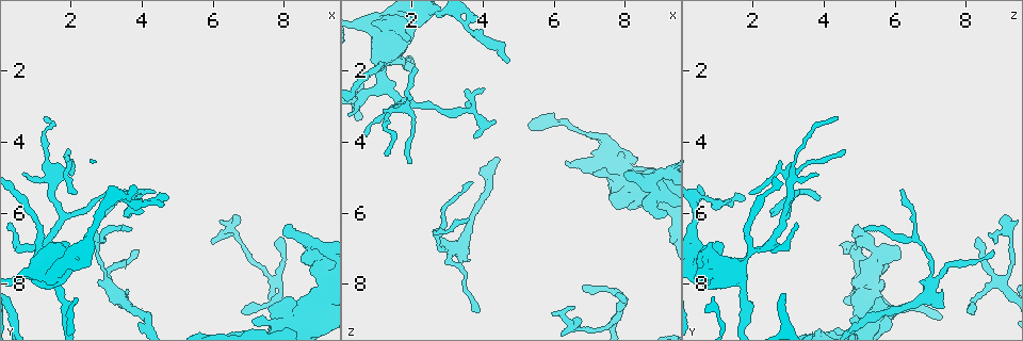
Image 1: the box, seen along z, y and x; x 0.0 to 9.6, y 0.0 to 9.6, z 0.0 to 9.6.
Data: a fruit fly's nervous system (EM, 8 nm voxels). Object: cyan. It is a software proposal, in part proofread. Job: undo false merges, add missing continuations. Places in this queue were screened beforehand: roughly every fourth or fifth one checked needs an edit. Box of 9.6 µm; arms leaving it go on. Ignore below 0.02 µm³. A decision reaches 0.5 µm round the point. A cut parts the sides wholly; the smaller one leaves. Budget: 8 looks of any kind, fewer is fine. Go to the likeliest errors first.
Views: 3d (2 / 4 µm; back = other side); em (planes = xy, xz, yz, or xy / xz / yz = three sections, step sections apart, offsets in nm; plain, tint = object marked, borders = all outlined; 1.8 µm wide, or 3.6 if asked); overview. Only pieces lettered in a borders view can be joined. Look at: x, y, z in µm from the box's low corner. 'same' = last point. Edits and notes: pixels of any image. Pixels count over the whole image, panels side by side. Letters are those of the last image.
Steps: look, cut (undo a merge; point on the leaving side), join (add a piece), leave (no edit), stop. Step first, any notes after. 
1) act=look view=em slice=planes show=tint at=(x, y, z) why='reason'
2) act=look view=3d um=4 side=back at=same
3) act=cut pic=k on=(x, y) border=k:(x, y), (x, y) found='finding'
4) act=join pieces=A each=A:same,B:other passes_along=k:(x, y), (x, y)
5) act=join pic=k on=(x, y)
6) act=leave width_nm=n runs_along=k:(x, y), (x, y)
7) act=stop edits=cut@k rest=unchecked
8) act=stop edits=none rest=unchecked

act=look view=em slice=planes show=borders at=(7.70, 6.80, 8.35) why='branch stops here'

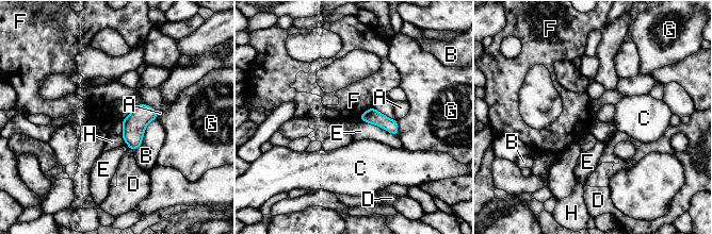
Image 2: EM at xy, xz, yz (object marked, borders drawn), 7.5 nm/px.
act=leave each=A:other,B:other,C:other,D:other,E:other,F:other,G:other,H:other border=2:(371, 106), (357, 117) found='none of them fits'

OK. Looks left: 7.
act=look view=em slice=xy step=8 show=borders at=(3.85, 7.00, 8.70) why='thin end'

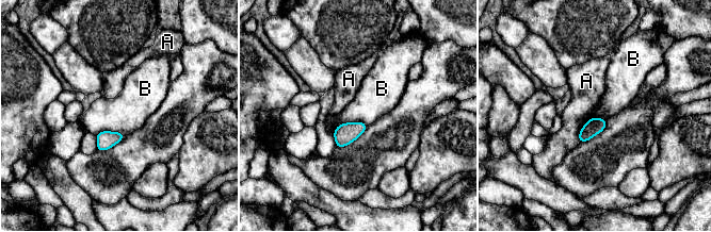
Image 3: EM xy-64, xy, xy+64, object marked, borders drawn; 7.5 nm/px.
act=leave longest_contact=B:240nm each=A:other,B:other border=3:(367, 125), (345, 121), (335, 128) found='no lettered piece goes on from it'

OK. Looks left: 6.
act=look view=3d um=4 at=(0.70, 4.95, 3.75) why='tapers out'

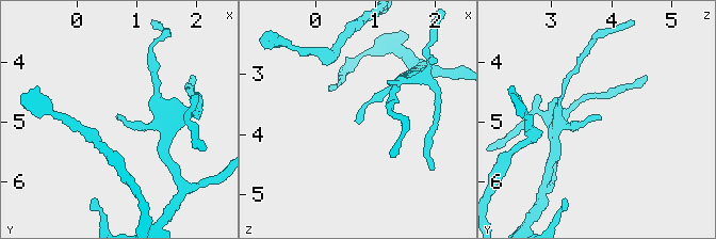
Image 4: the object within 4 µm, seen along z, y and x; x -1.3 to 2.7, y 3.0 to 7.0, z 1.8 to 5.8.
act=look view=em slice=planes show=borders at=(0.70, 4.95, 3.80) why='need the tissue'

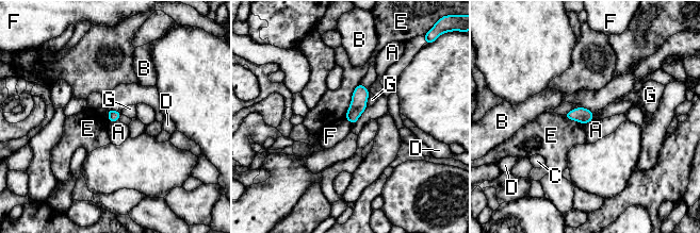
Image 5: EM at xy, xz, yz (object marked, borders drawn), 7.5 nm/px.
act=leave each=A:other,B:other,C:other,D:other,E:other,F:other,G:other border=5:(118, 119), (109, 122) found='no lettered piece goes on from it'

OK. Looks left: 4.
act=stop edits=none rest=unchecked

